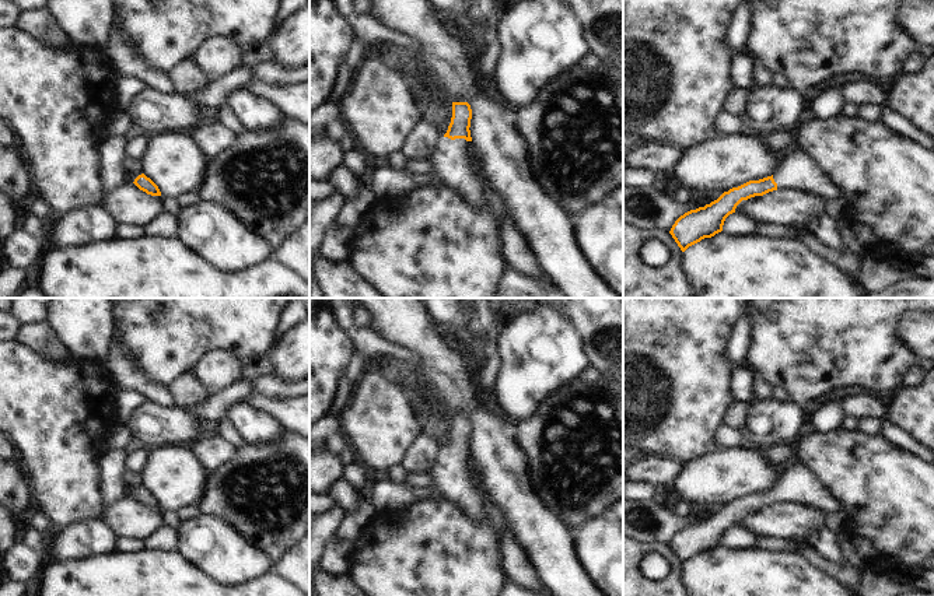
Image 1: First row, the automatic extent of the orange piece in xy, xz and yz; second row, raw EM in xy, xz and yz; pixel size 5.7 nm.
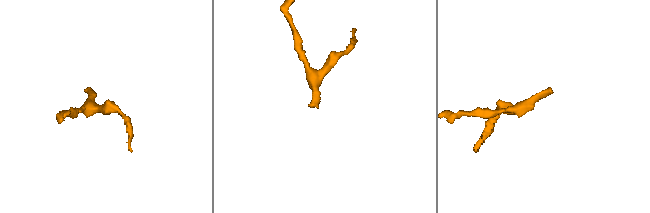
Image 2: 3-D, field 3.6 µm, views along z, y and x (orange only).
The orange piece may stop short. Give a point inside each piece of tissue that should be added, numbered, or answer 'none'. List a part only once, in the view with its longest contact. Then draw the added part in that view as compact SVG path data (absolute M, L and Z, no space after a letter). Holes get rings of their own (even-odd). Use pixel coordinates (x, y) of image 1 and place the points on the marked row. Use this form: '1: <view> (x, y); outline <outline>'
1: xz (452, 160); outline M441 136L434 152L427 158L434 175L452 186L476 206L487 200L486 185L479 164L473 157L473 143L465 139L451 140Z

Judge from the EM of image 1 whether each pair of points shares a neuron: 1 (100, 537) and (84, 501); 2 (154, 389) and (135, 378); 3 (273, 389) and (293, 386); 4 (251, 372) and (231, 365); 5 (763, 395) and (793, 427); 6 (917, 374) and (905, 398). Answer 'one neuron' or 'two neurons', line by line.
1: two neurons
2: one neuron
3: one neuron
4: two neurons
5: two neurons
6: two neurons

